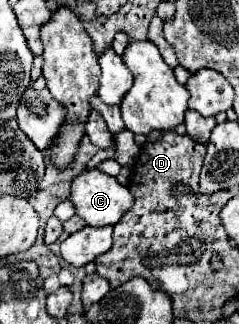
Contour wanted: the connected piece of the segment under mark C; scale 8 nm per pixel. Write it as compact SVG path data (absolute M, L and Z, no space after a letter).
M99 169L83 171L73 179L69 201L75 205L77 215L91 227L115 225L133 205L131 191Z

